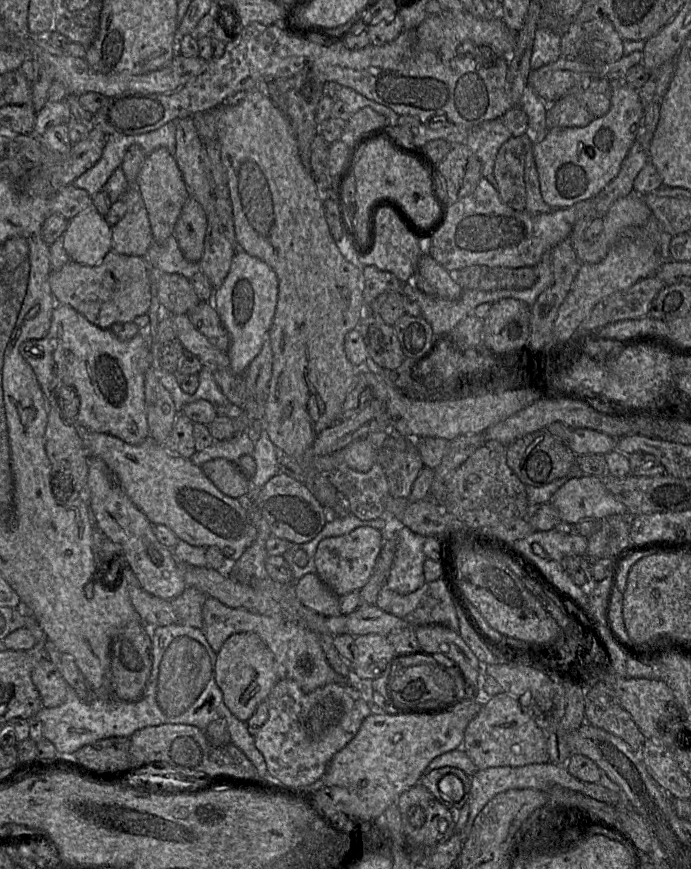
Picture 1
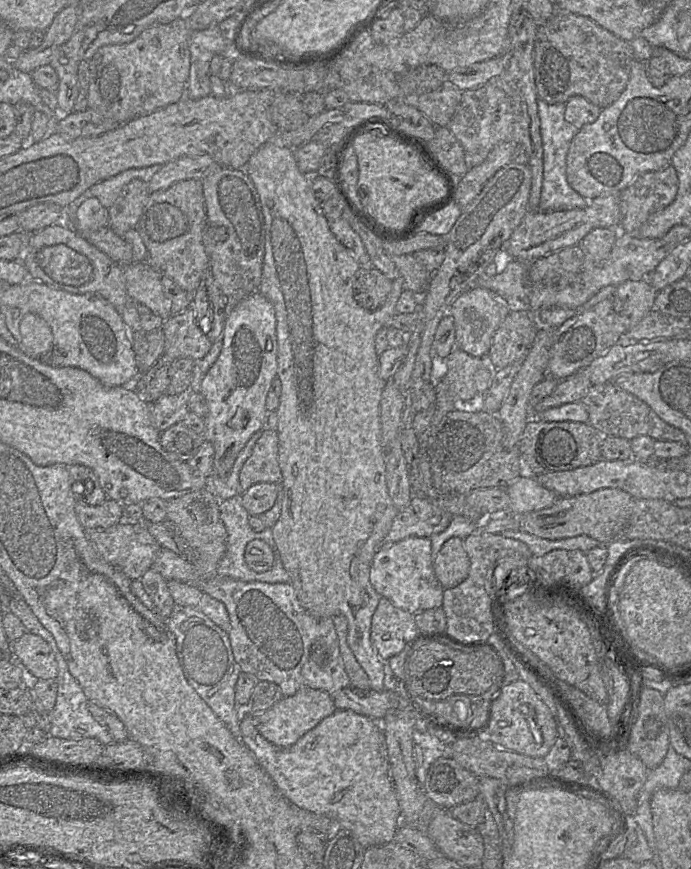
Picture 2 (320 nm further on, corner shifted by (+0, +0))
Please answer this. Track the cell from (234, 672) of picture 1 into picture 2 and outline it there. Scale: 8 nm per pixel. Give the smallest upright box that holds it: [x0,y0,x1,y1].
[239,710,401,849]

